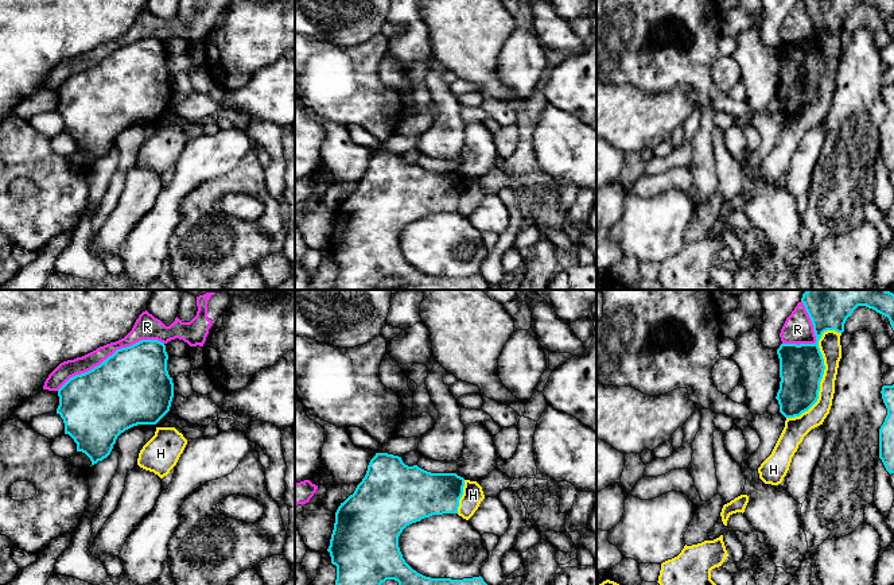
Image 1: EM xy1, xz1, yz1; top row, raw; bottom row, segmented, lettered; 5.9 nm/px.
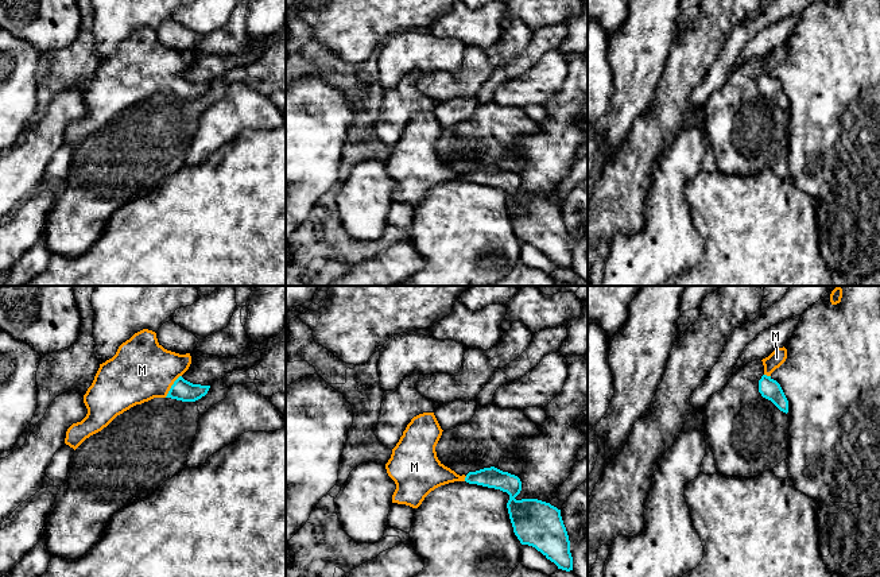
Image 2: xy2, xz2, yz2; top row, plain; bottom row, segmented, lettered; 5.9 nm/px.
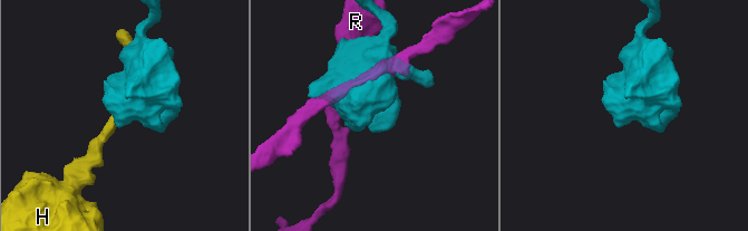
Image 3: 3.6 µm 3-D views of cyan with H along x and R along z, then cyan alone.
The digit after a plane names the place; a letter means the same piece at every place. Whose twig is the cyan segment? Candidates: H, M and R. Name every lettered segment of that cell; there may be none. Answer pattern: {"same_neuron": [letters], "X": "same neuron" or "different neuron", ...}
{"same_neuron": ["M"], "H": "different neuron", "M": "same neuron", "R": "different neuron"}

